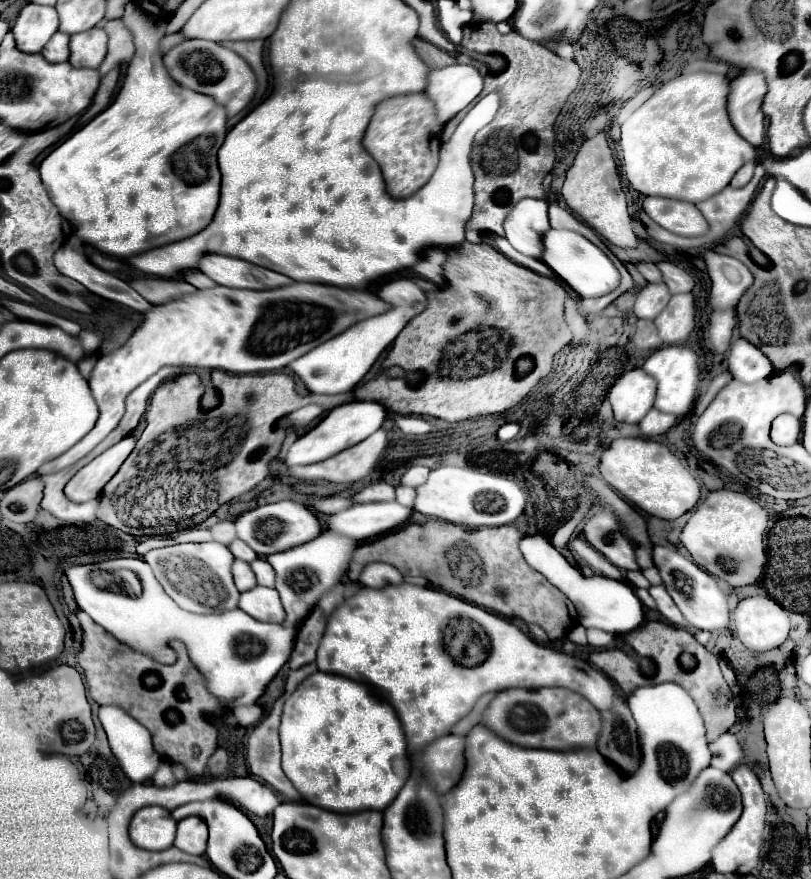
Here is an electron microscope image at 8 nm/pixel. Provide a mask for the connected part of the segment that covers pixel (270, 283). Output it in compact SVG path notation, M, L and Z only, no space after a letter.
M203 255L199 263L199 271L203 271L207 277L211 277L215 283L225 287L237 287L237 289L277 289L291 285L293 279L269 271L265 267L253 265L243 259L227 257L227 255Z

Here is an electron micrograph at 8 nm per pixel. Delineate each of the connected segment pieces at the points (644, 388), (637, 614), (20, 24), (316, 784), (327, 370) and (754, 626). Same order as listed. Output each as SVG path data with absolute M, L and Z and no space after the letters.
M633 369L621 375L609 391L615 419L623 423L639 423L653 409L655 389L657 381L643 369Z
M545 535L523 537L521 553L535 571L539 571L551 585L555 585L575 605L577 619L583 627L601 629L611 635L625 635L643 623L643 605L637 599L631 585L601 575L593 575L593 577L581 575L581 571L569 565L567 559L549 543Z
M29 3L21 9L11 31L15 35L17 49L25 53L39 53L53 37L53 33L57 33L57 29L59 15L55 7Z
M317 671L309 675L285 701L281 717L281 747L283 771L291 779L293 787L307 803L333 813L357 813L369 809L385 811L407 781L407 769L403 767L395 771L393 767L395 759L403 763L407 747L397 713L367 685L339 675L325 675Z
M401 311L401 313L391 313L391 317L383 317L381 323L377 323L377 325L357 323L355 327L349 327L341 335L329 339L329 343L315 347L301 359L295 359L289 365L289 369L295 375L299 375L303 379L303 383L307 385L307 389L313 393L335 395L335 393L353 391L357 387L357 383L365 377L365 373L371 369L371 365L377 361L381 351L399 335L399 331L415 315L417 315L417 311Z
M767 595L739 601L735 613L735 633L751 651L769 651L787 641L789 611Z

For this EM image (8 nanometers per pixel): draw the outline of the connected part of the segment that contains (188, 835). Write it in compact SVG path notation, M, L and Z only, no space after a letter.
M187 817L179 821L177 825L177 837L175 847L191 853L191 855L203 855L207 847L207 825L201 817Z

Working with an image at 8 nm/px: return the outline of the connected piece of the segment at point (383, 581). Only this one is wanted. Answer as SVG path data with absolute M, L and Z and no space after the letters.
M369 563L363 569L359 581L361 581L361 585L365 585L369 589L383 589L389 585L403 583L403 575L387 563Z

